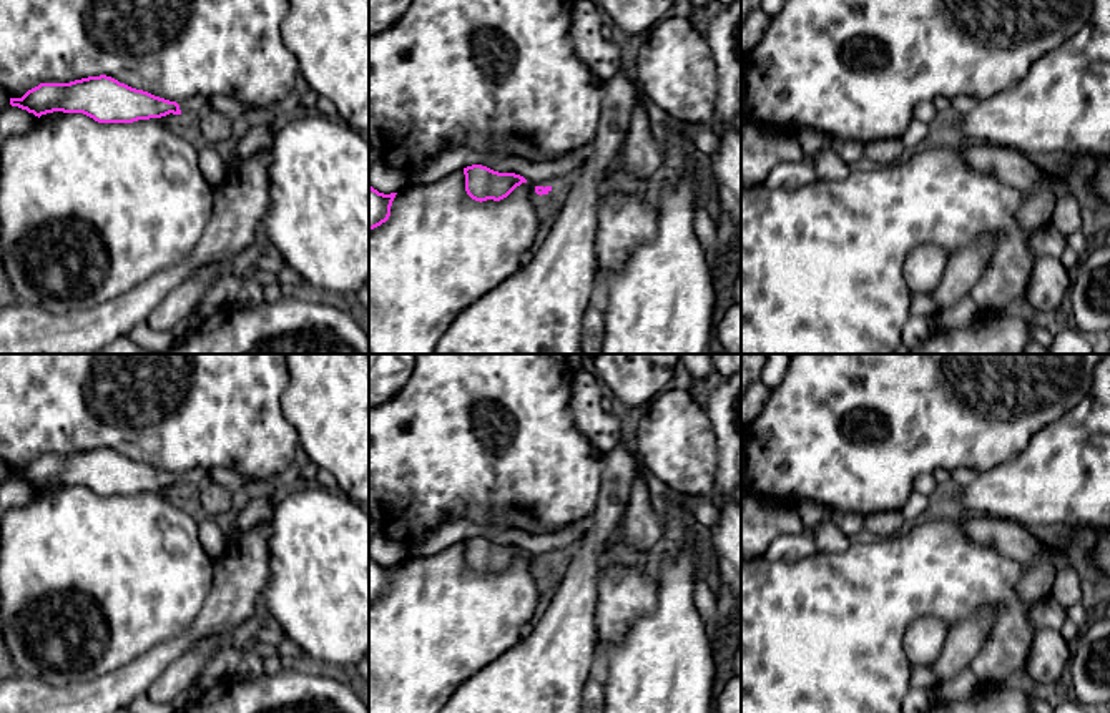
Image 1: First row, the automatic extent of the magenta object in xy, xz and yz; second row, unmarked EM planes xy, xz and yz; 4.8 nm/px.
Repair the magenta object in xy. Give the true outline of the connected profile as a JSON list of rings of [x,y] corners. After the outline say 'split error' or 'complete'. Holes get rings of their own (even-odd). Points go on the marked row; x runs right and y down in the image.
[[[100,75],[70,83],[40,83],[22,98],[10,98],[18,106],[42,116],[53,111],[83,113],[98,123],[133,123],[138,120],[161,118],[169,113],[188,115],[181,123],[183,135],[201,150],[206,143],[199,121],[211,111],[209,98],[193,96],[169,101],[148,91],[131,88],[118,80]]]; split error

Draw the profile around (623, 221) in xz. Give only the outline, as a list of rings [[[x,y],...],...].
[[[613,191],[597,208],[595,249],[598,269],[620,269],[638,244],[656,234],[658,223],[648,198]]]

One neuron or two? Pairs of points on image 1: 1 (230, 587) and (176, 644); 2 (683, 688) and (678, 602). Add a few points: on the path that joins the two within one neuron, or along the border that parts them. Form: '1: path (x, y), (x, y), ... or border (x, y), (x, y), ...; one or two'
1: path (225, 604), (193, 635); one
2: path (678, 667), (678, 624); one

